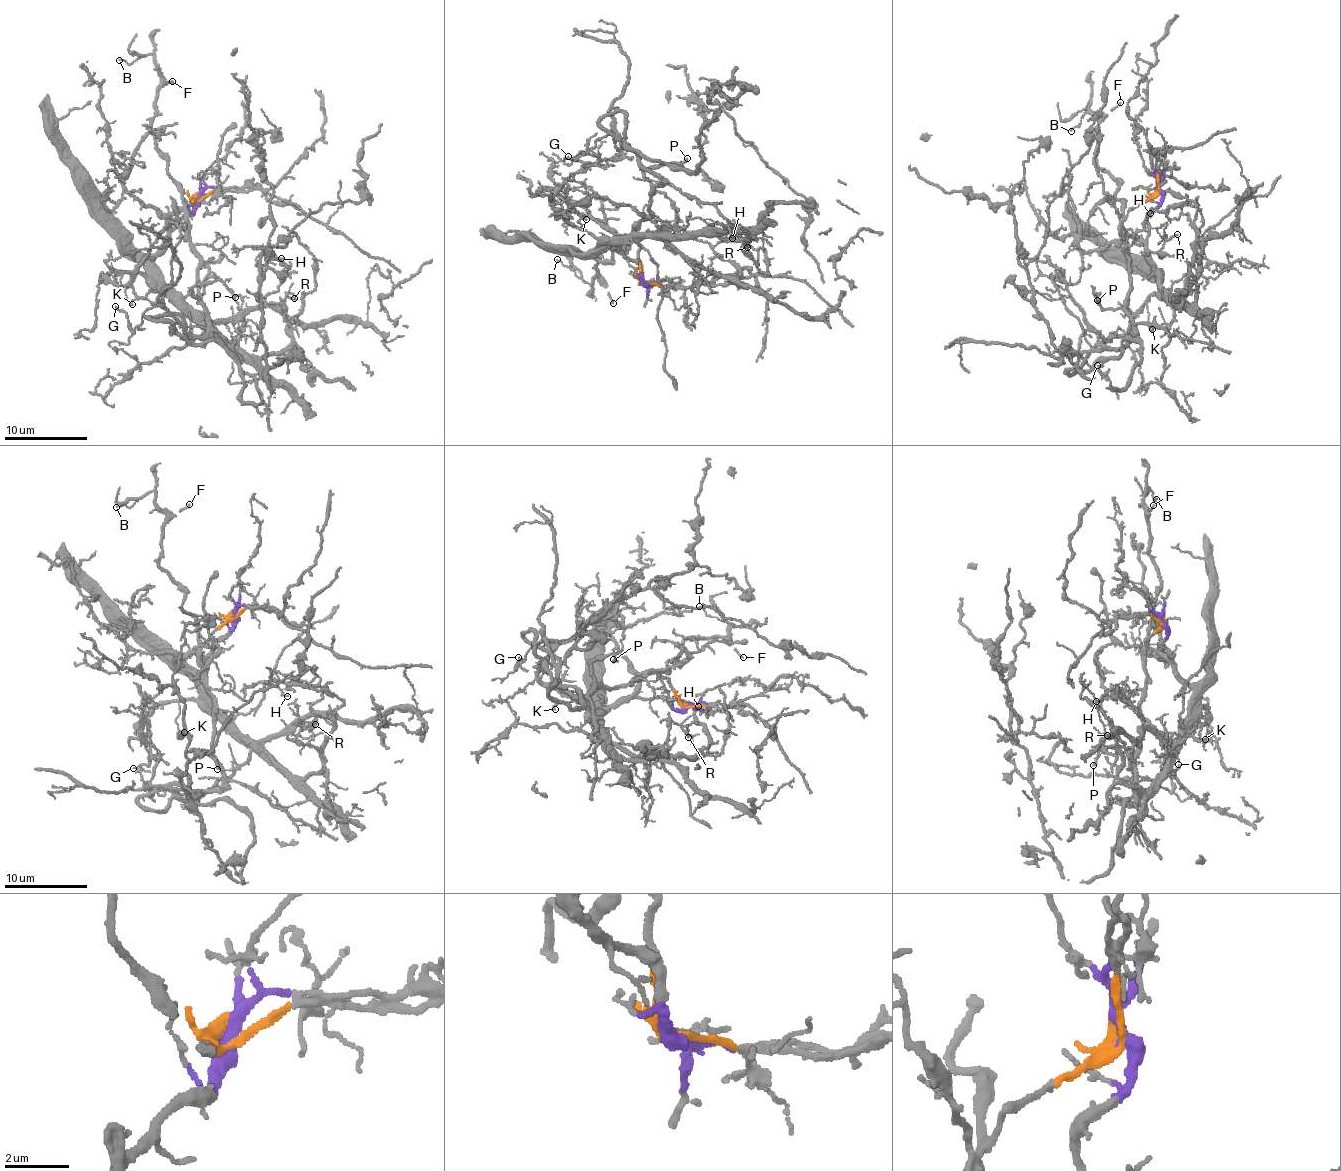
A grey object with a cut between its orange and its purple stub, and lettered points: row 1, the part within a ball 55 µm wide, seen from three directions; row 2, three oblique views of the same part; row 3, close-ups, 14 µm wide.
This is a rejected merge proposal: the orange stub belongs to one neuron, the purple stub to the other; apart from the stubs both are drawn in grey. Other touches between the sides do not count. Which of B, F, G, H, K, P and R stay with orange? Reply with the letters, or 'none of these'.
B, F, G, P

